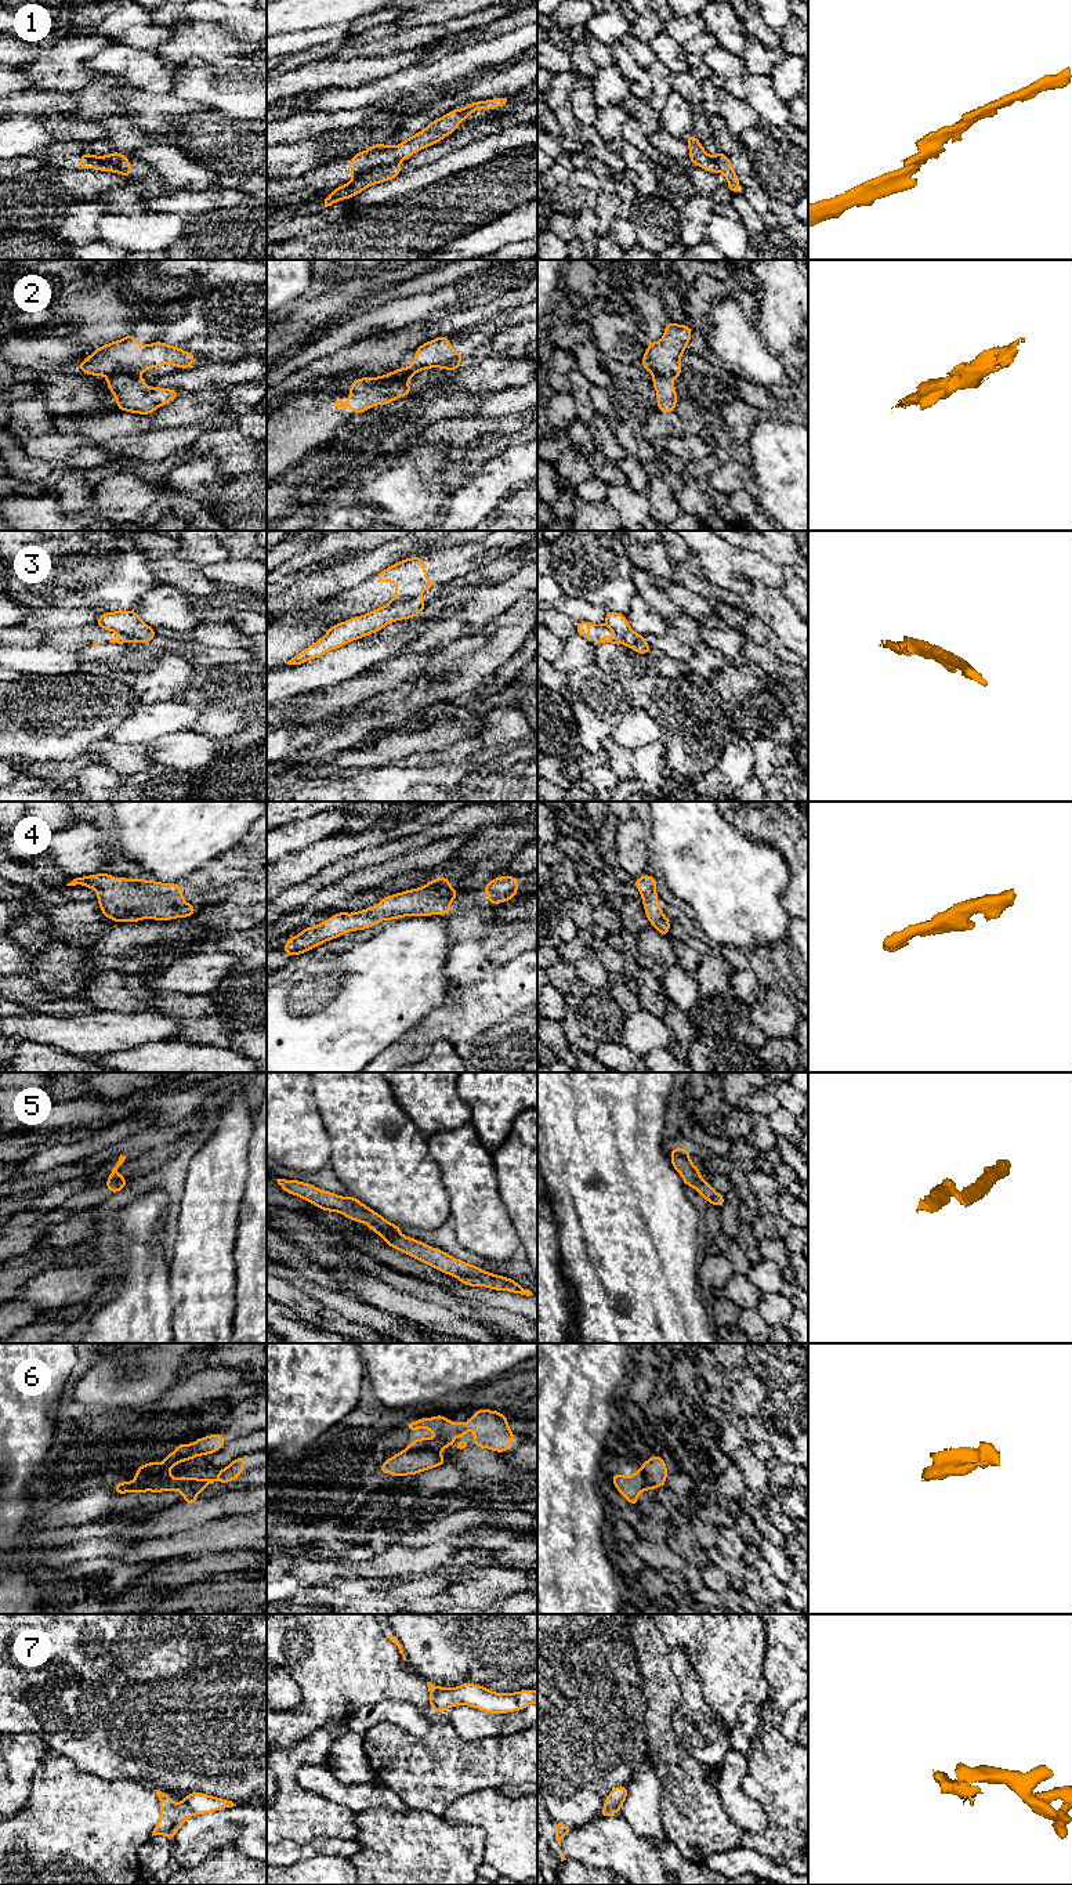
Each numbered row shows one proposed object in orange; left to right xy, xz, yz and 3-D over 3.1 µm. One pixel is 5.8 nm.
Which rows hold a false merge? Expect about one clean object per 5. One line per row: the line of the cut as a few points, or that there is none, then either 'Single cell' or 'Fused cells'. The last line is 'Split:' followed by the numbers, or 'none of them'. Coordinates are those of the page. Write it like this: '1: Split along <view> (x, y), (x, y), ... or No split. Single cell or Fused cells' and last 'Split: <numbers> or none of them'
1: Split along xz (398, 162), (370, 169), (354, 178). Fused cells
2: Split along xz (417, 371), (399, 377), (384, 377). Fused cells
3: Split along xz (419, 594), (386, 605). Fused cells
4: No split. Single cell
5: Split along xy (127, 1180), (107, 1182). Fused cells
6: Split along xz (408, 1448), (433, 1448), (438, 1451). Fused cells
7: No split. Single cell
Split: 1, 2, 3, 5, 6

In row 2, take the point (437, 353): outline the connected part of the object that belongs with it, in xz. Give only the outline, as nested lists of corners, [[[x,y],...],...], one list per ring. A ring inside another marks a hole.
[[[439,336],[416,348],[413,363],[408,368],[387,376],[385,379],[401,379],[430,368],[442,368],[443,370],[459,370],[463,354],[449,345],[449,336]]]

